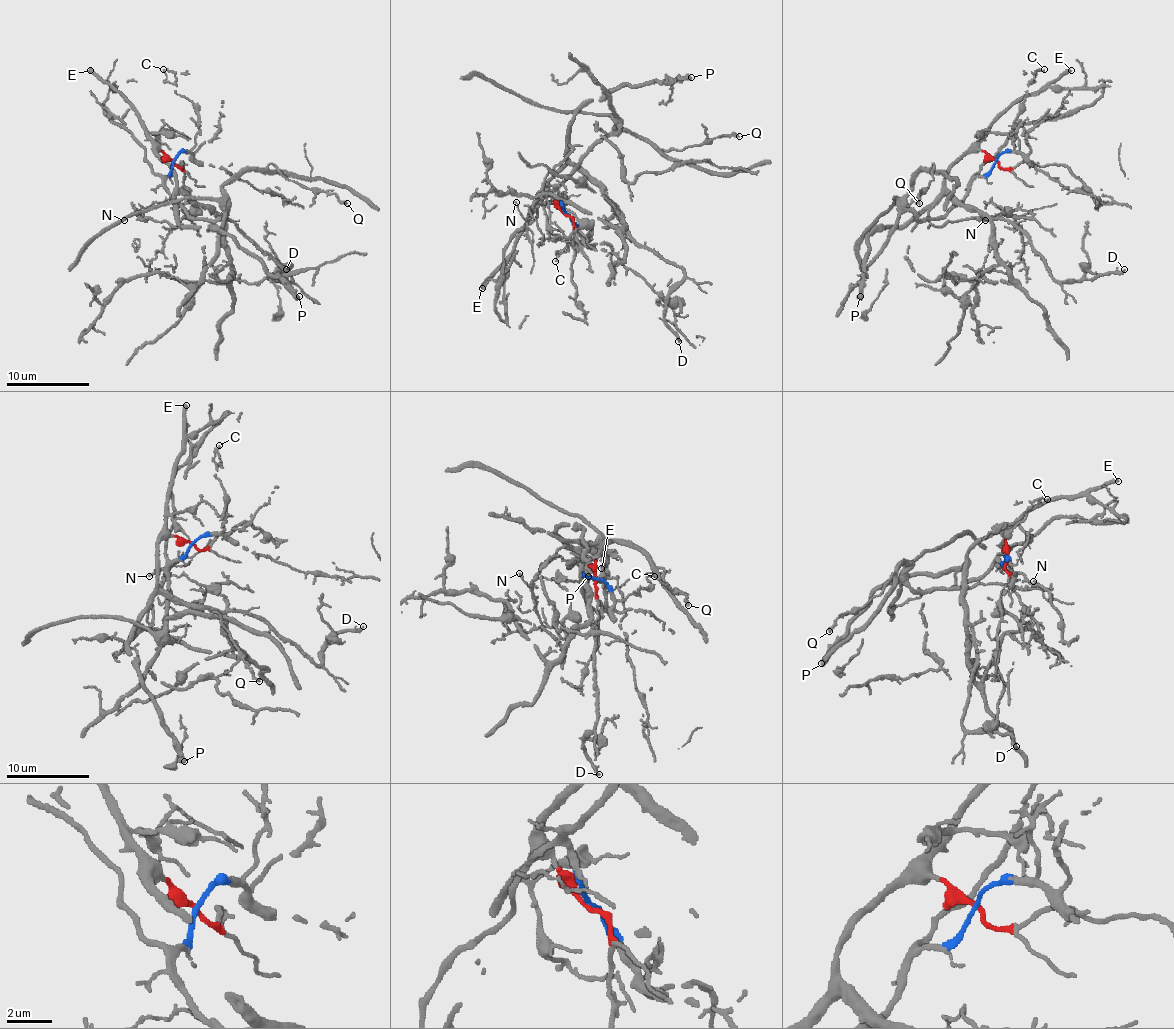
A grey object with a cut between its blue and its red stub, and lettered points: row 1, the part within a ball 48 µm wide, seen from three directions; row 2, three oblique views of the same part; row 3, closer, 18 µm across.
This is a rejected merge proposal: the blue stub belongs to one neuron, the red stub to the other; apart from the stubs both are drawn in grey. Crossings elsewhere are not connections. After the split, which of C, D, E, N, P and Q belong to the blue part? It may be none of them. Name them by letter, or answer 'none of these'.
C, Q

